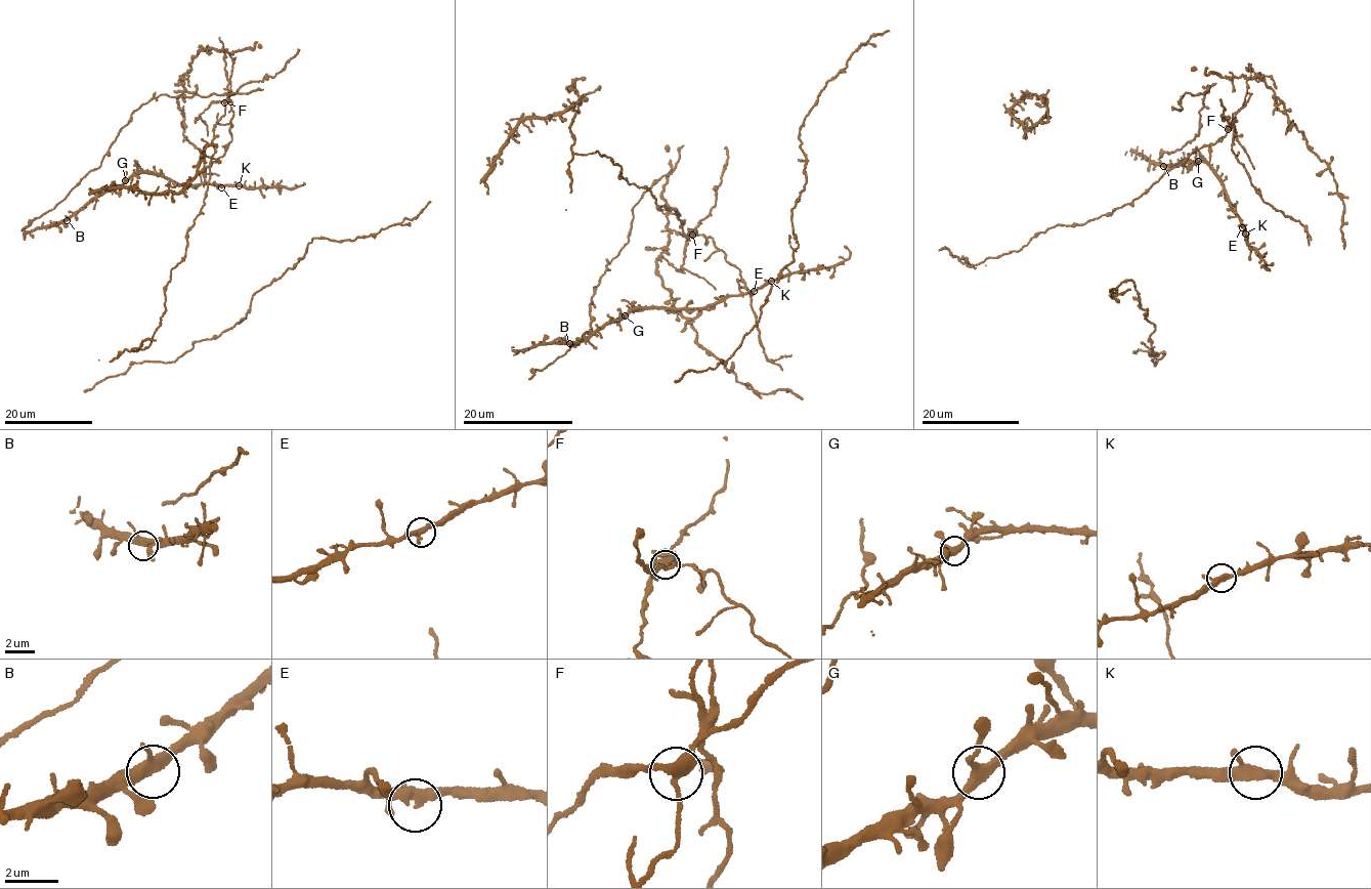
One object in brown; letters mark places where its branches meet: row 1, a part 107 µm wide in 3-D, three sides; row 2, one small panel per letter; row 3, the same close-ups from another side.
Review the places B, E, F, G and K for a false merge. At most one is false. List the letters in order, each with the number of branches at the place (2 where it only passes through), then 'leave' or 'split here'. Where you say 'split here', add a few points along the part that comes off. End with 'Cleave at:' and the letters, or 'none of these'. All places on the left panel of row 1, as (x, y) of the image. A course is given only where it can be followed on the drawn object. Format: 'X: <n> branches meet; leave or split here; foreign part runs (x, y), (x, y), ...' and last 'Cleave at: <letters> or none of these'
B: 3 branches meet; leave
E: 2 branches meet; leave
F: 3 branches meet; split here; foreign part runs (224, 102), (224, 54), (213, 48), (198, 52), (178, 99), (183, 136), (199, 150), (206, 177)
G: 3 branches meet; leave
K: 3 branches meet; leave
Cleave at: F

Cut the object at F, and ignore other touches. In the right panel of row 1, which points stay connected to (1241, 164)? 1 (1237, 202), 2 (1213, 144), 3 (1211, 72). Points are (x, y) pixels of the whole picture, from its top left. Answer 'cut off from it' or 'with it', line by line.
1: cut off from it
2: cut off from it
3: with it

